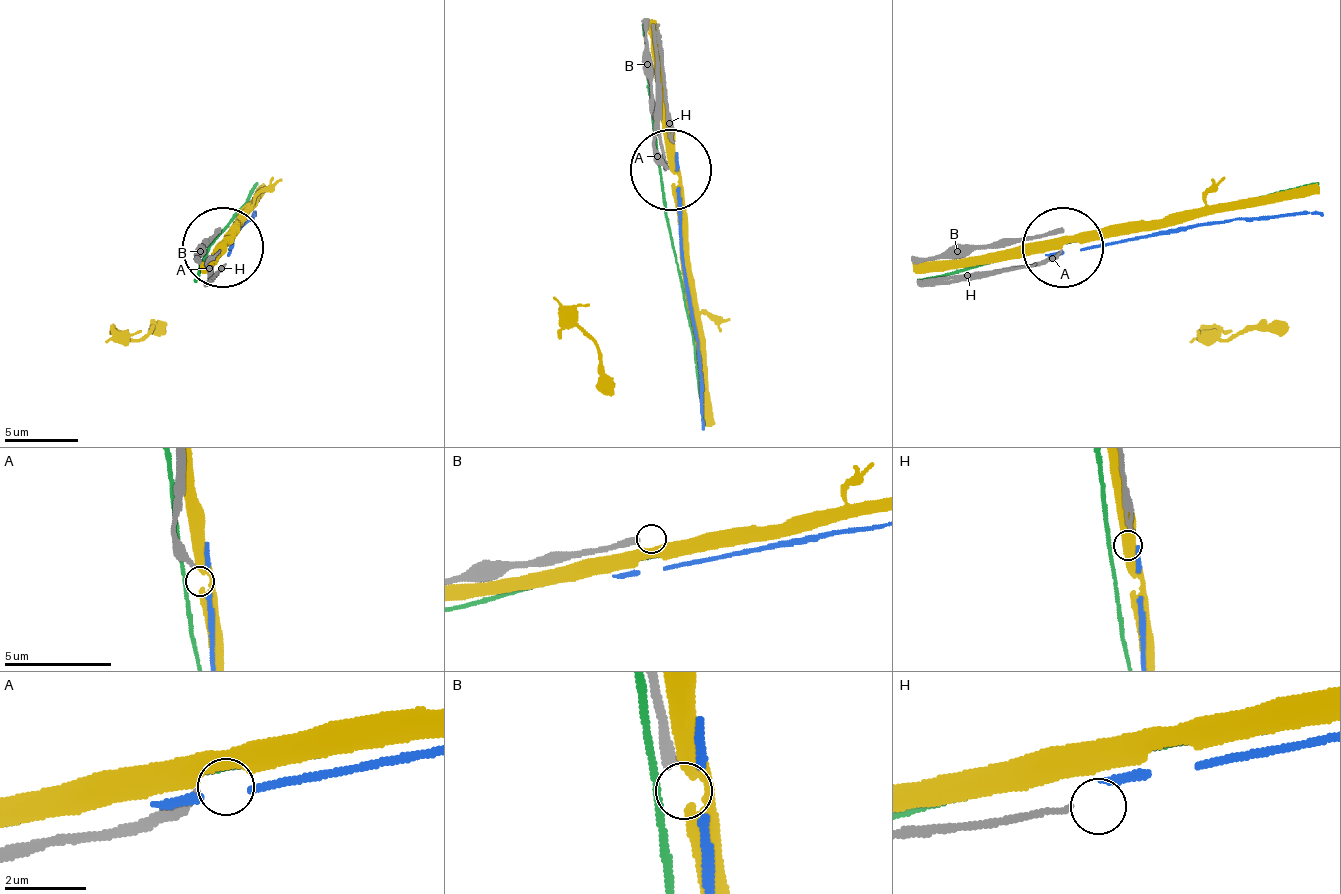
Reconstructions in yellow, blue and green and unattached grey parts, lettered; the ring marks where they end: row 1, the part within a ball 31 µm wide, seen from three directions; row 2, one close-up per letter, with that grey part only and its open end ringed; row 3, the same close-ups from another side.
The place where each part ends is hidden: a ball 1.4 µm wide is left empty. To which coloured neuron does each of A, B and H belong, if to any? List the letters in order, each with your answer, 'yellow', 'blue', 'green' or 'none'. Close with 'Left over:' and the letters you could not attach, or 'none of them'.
A: none
B: none
H: none
Left over: A, B, H

